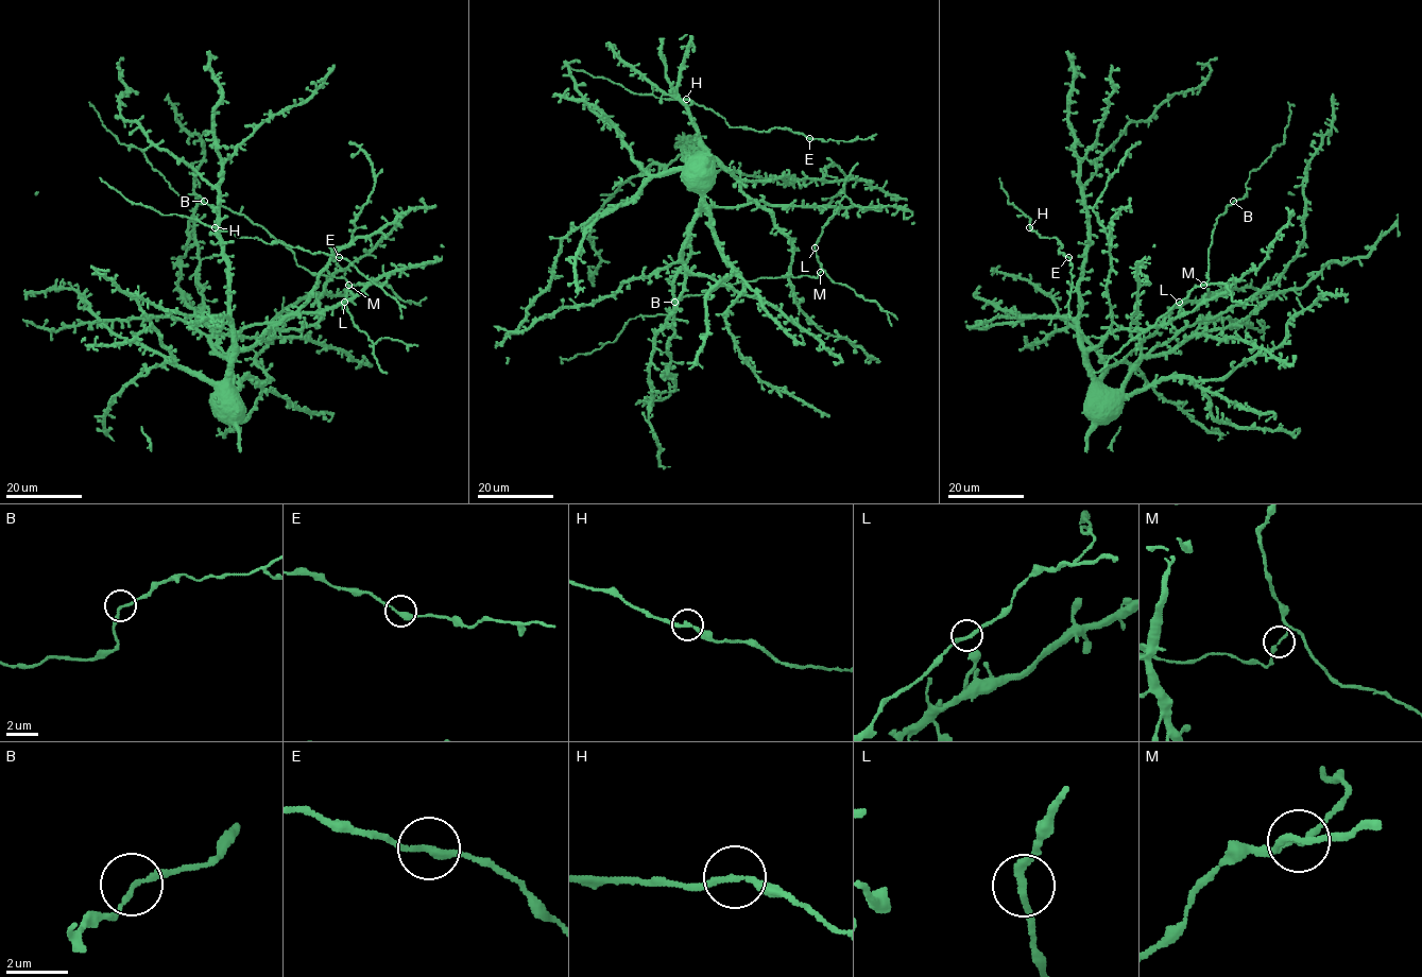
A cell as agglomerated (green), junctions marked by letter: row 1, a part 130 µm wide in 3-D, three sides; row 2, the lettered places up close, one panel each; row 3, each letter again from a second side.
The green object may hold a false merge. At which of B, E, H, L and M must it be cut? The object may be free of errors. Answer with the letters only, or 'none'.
none

